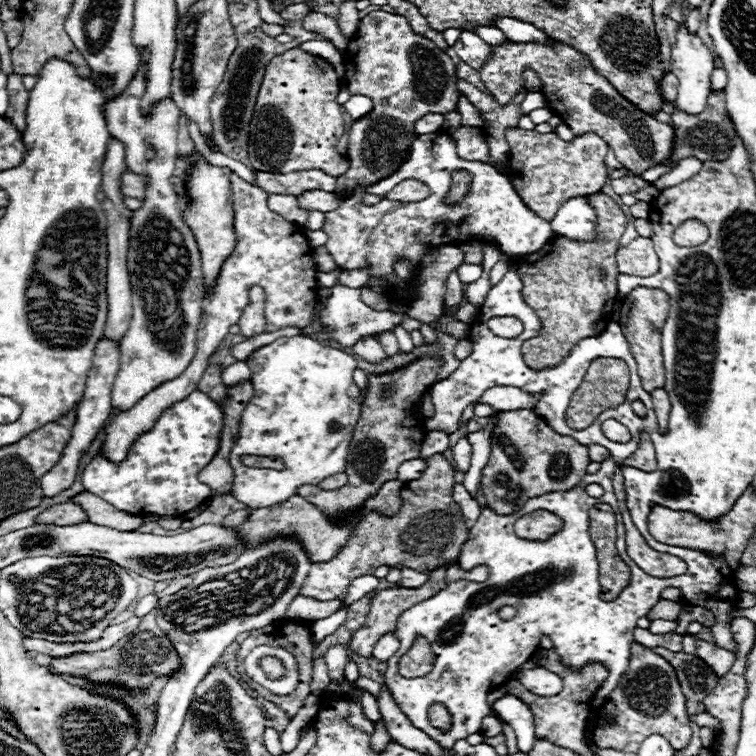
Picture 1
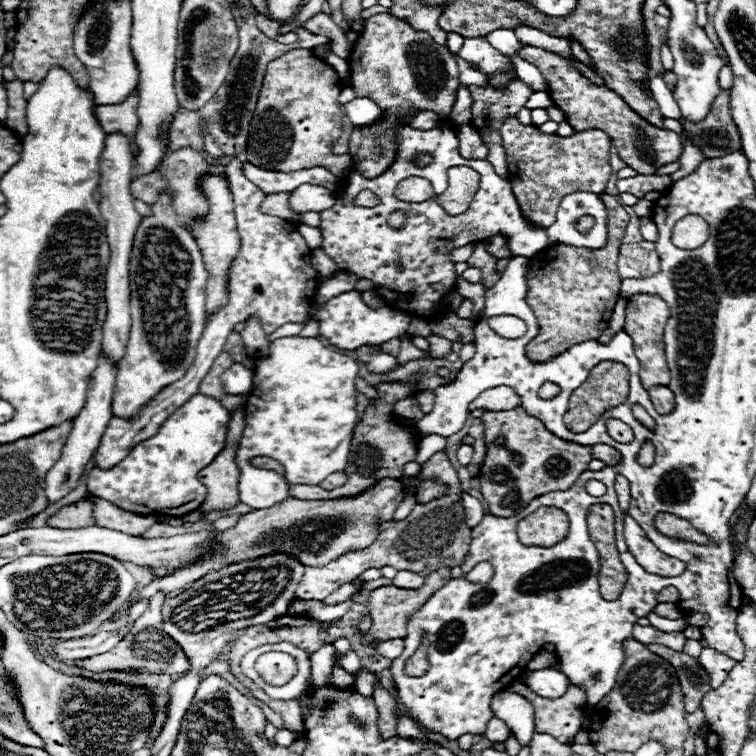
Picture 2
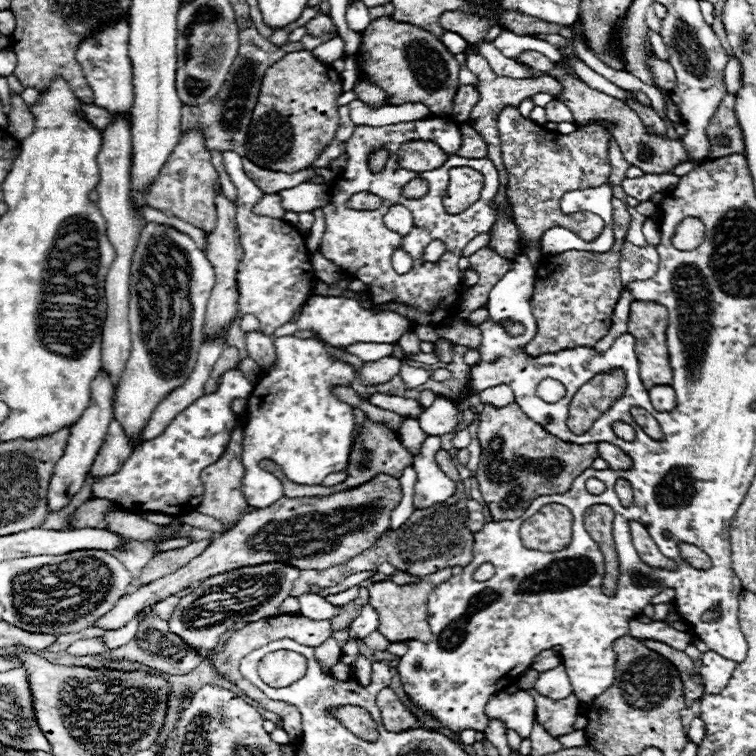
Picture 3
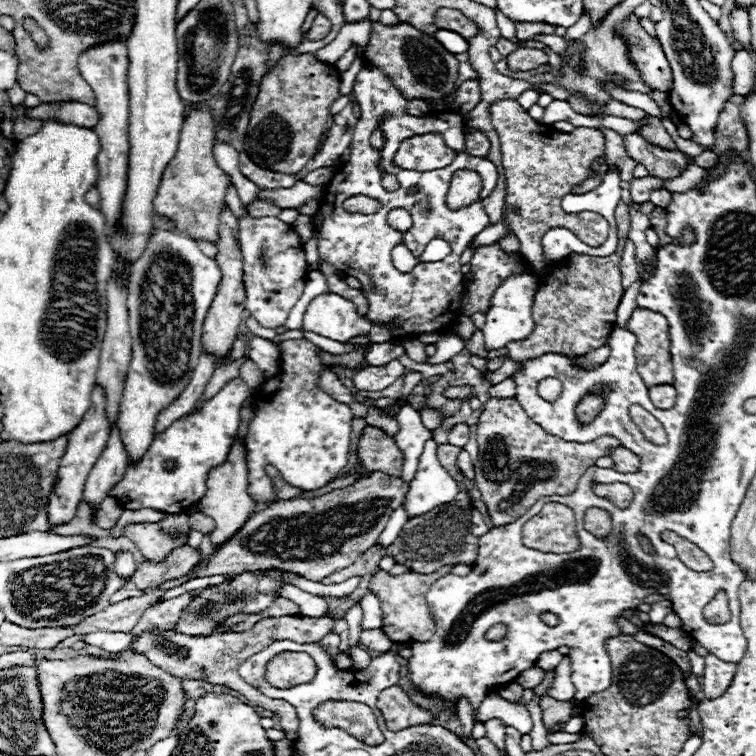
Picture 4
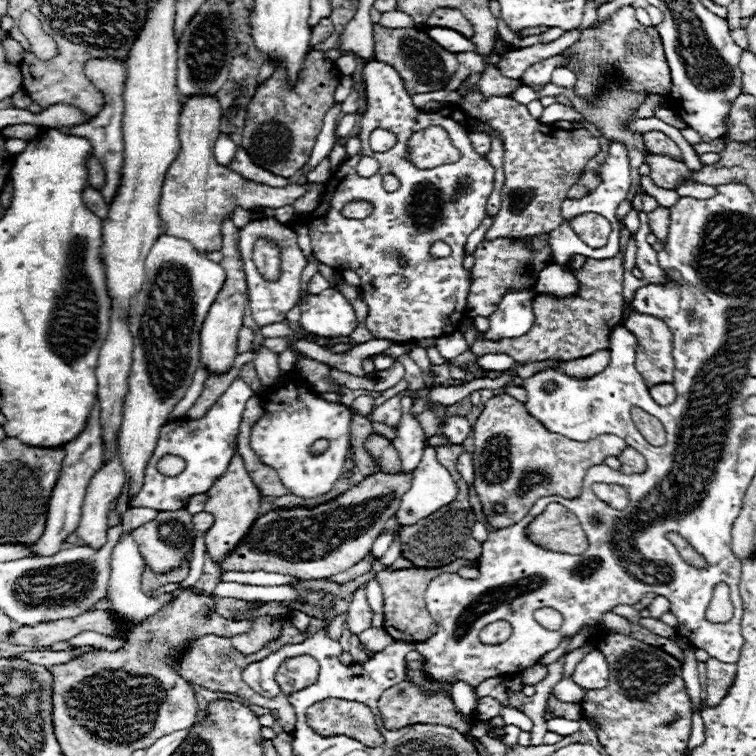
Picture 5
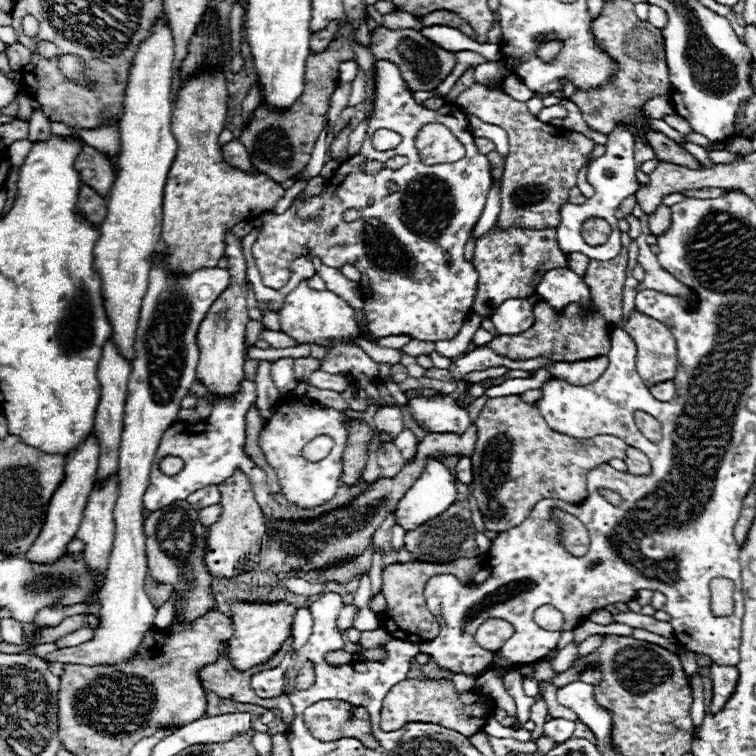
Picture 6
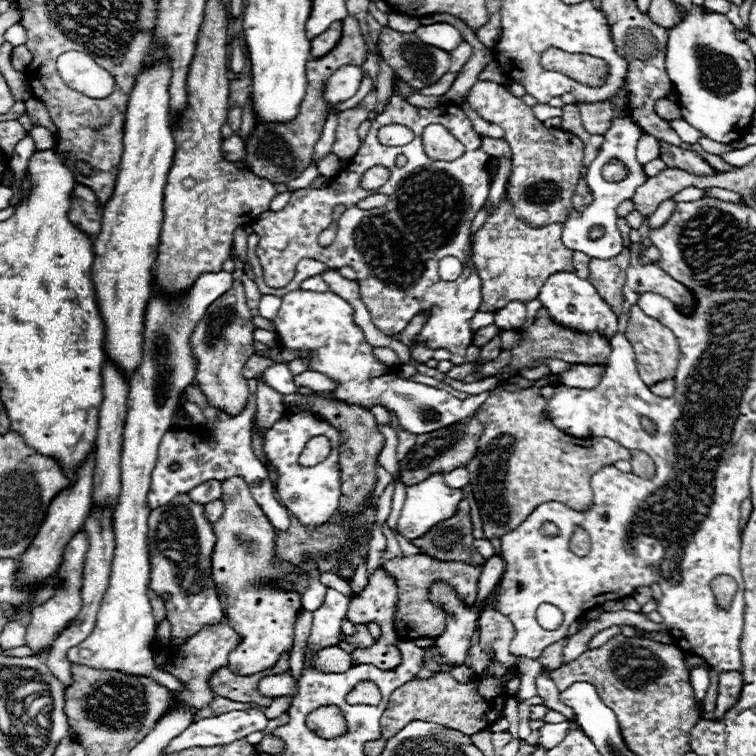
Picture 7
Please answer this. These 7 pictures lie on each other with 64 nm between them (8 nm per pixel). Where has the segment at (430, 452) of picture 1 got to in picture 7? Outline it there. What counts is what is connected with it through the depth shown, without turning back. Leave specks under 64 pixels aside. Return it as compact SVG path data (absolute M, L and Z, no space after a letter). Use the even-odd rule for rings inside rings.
M432 474L430 478L422 480L420 484L408 486L406 488L406 502L404 502L404 508L402 508L400 518L398 518L398 532L408 540L416 540L418 536L424 536L434 524L454 516L462 498L464 498L464 492L462 490L450 490L444 484L442 474Z

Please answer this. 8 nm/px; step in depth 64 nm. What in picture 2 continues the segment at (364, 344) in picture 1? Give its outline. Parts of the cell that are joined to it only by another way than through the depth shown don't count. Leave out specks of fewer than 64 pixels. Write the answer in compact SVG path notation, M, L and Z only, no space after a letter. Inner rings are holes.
M362 346L356 350L356 354L372 374L386 374L398 366L398 360L394 356L384 354L384 352L376 354L376 352L370 352L370 348L372 346Z

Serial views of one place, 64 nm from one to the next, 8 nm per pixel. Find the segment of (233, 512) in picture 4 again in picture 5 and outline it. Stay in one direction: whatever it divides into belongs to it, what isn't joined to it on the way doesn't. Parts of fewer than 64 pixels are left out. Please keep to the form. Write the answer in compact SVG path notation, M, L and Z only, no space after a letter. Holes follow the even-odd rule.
M236 454L226 470L226 476L218 478L214 486L208 490L208 494L210 498L204 510L214 516L214 524L208 532L204 532L204 542L206 542L206 552L218 564L248 536L250 528L260 518L260 492L254 486L252 478L248 476L240 454Z

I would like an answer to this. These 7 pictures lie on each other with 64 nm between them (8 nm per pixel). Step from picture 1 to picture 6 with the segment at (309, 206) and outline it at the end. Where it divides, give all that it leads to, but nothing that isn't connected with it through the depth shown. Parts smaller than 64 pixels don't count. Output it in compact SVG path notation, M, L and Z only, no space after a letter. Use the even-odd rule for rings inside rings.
M208 68L190 80L184 82L180 90L178 102L174 104L172 116L172 132L178 142L178 152L174 164L168 172L166 188L164 188L164 202L162 202L162 240L164 240L164 266L172 274L190 274L202 266L218 266L218 260L224 256L224 240L226 232L234 228L240 218L254 218L266 210L272 210L274 204L286 194L286 190L266 176L246 174L222 160L222 150L218 144L220 132L224 130L226 122L226 78L218 74L214 68Z

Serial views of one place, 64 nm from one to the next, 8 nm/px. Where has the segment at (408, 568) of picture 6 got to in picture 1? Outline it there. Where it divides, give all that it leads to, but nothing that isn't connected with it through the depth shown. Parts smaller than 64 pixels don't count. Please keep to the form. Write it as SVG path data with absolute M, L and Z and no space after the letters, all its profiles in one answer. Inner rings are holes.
M438 568L438 570L430 572L428 582L426 582L424 586L420 586L420 588L388 588L388 590L376 592L376 594L372 596L372 600L370 600L370 614L368 614L364 626L354 632L352 642L348 644L350 650L354 650L354 652L360 654L360 656L372 656L372 648L374 648L374 644L378 642L378 638L384 636L384 634L388 634L388 632L392 632L392 634L396 632L398 616L400 616L406 608L412 608L414 604L420 604L422 600L434 596L434 594L440 592L442 588L446 588L446 568Z

